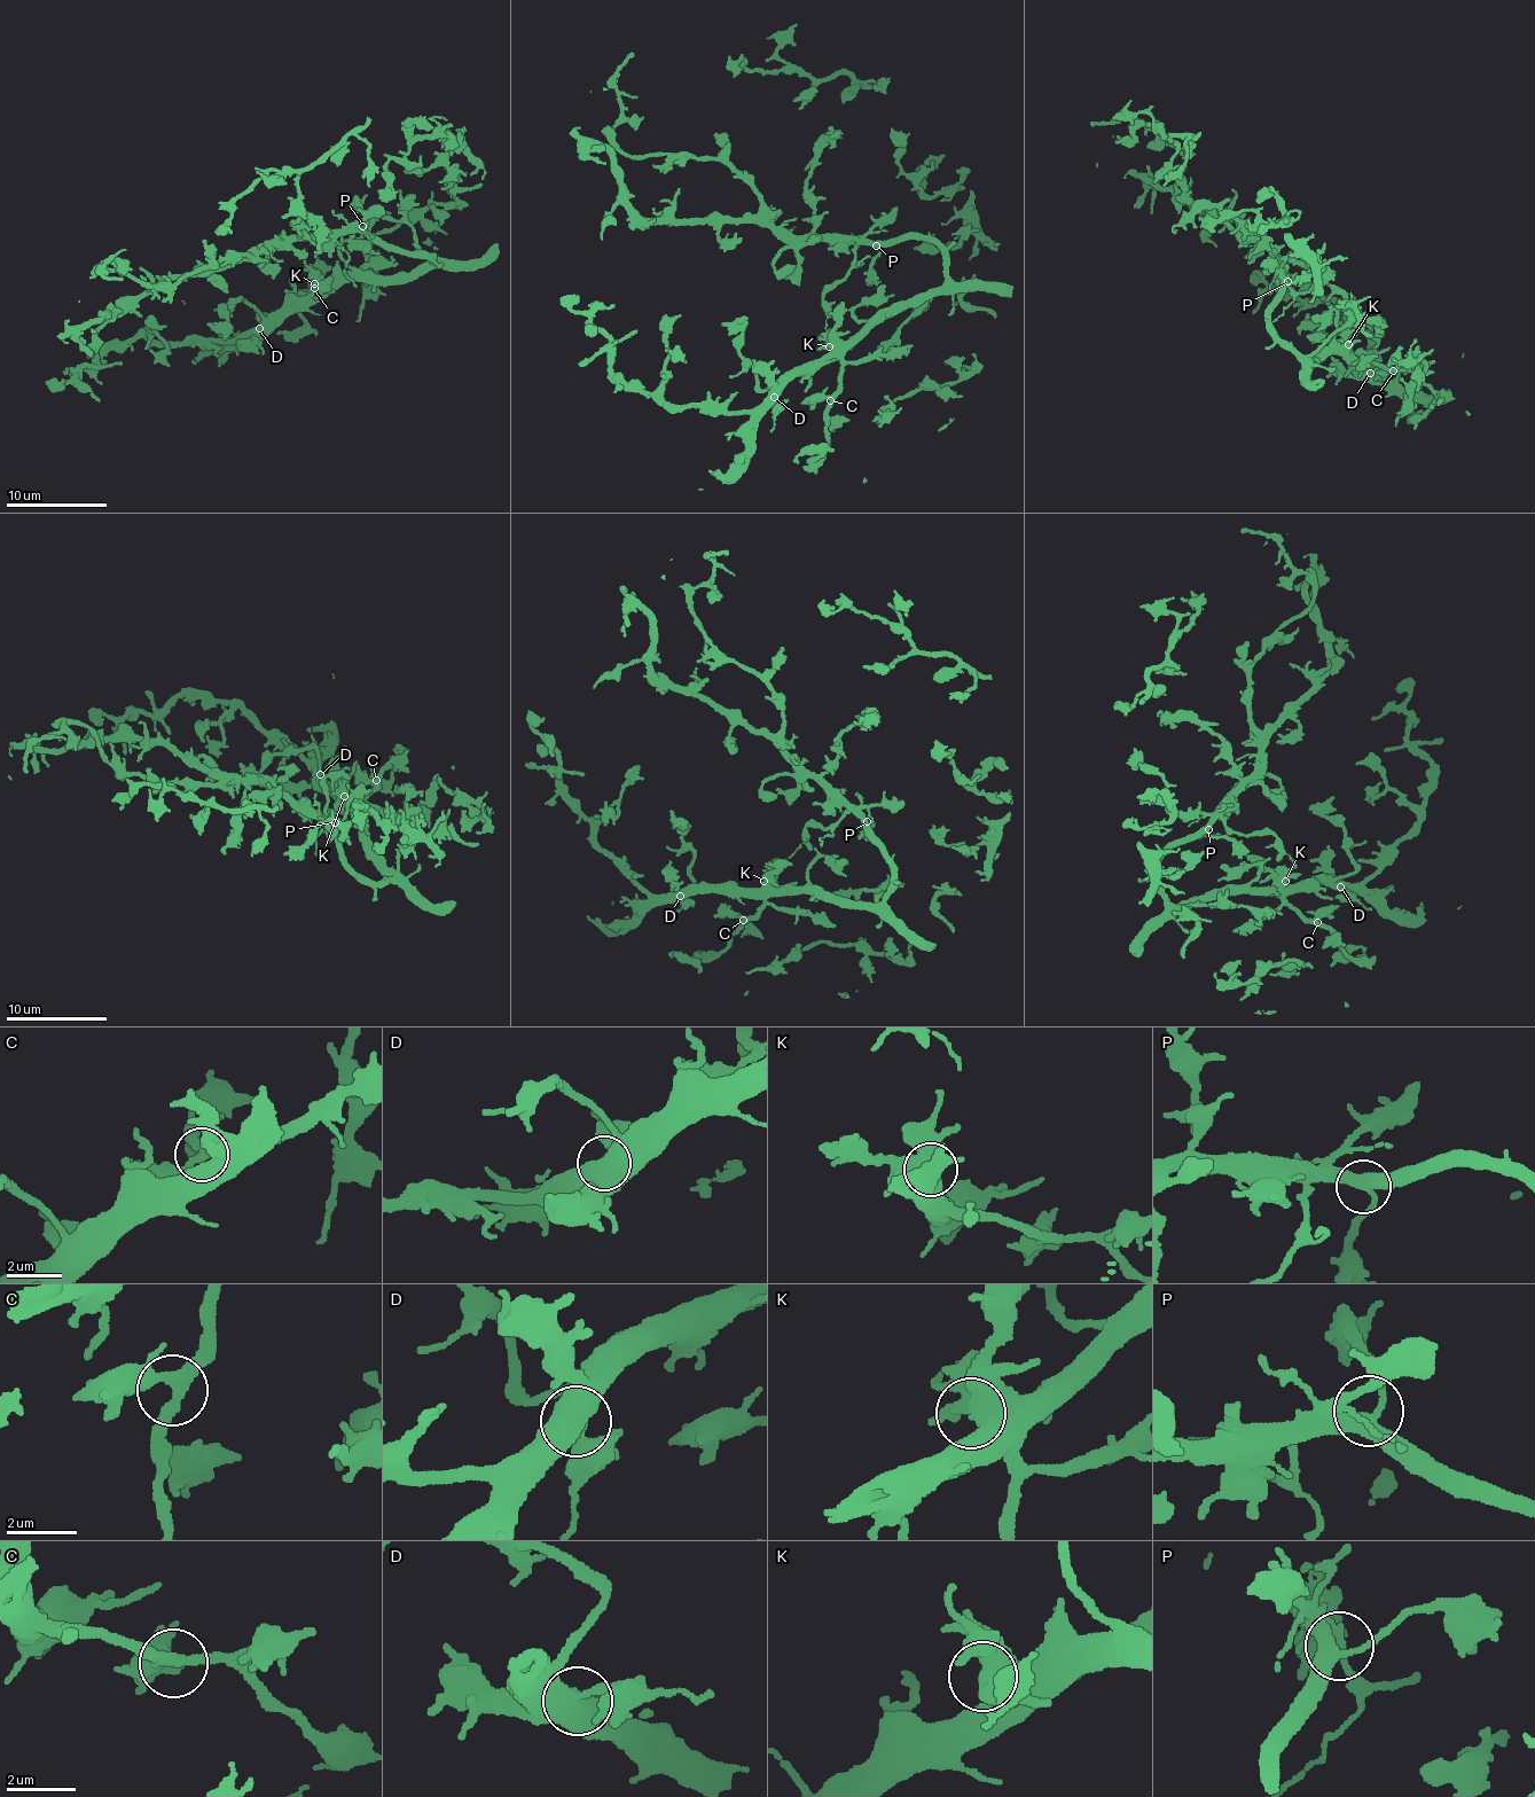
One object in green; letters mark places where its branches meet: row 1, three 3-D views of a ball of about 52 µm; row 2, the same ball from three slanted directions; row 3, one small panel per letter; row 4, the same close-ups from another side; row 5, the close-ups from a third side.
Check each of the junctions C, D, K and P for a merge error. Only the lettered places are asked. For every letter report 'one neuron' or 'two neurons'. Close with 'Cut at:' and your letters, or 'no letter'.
C: one neuron
D: one neuron
K: one neuron
P: one neuron
Cut at: no letter

